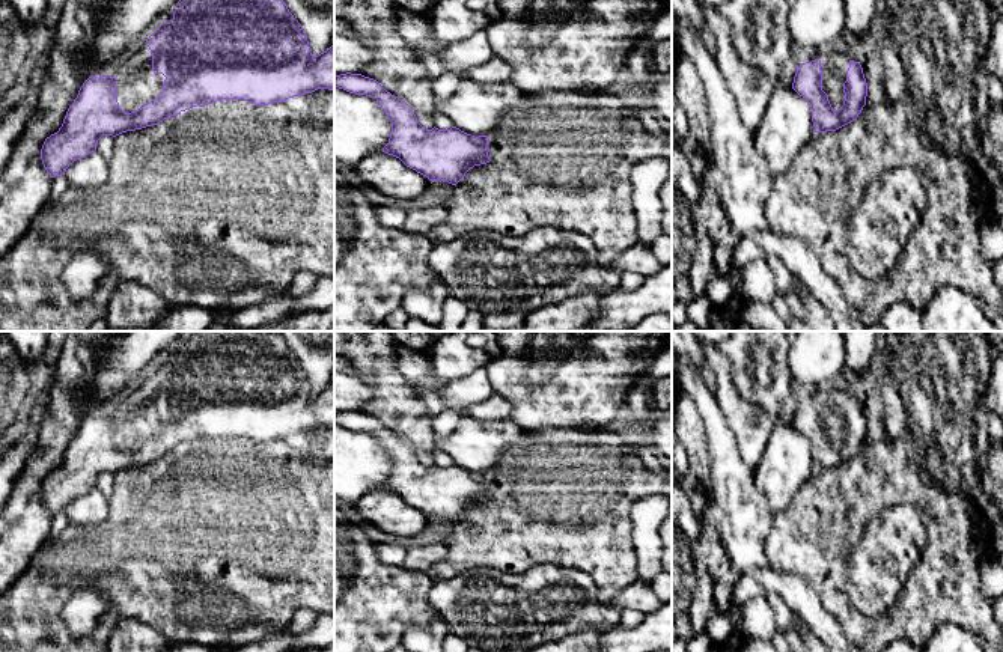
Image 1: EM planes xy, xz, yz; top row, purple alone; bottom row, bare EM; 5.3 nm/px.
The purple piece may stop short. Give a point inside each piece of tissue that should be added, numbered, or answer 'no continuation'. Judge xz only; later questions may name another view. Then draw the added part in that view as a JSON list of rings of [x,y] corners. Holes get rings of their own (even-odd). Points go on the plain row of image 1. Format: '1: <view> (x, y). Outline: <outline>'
no continuation

